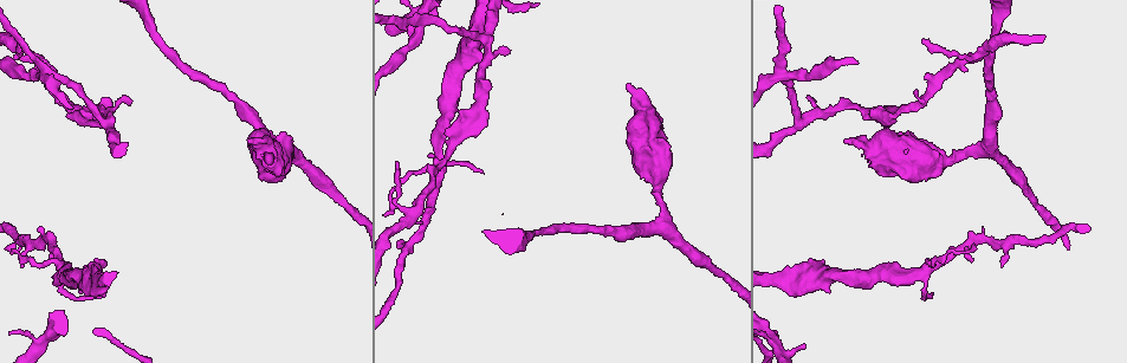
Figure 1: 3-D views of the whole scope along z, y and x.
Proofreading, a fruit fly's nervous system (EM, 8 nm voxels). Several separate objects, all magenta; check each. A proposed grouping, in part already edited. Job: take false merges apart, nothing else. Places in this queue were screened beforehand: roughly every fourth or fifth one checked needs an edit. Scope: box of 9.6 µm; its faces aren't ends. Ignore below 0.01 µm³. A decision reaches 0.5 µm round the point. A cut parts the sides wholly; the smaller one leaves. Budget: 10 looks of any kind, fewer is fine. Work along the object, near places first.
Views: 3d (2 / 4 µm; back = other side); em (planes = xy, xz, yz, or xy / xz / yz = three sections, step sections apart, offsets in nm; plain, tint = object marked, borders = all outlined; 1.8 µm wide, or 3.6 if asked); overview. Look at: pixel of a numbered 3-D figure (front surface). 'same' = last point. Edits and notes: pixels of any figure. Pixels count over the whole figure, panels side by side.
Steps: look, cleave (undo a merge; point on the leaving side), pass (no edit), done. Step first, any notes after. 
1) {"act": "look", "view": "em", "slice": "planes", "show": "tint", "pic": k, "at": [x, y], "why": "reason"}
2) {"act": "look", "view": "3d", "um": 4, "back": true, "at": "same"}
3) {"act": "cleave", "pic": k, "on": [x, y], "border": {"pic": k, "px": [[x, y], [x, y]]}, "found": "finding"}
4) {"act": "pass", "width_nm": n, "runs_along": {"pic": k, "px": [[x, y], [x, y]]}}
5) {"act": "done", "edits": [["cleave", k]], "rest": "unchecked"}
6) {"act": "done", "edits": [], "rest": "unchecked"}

{"act": "look", "view": "em", "slice": "xy", "step": 16, "show": "tint", "pic": 1, "at": [38, 55], "why": "three-way junction"}

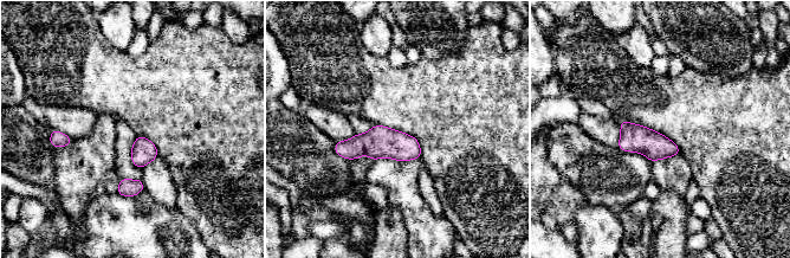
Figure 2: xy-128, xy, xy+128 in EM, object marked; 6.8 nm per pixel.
{"act": "pass", "runs_along": {"pic": 2, "px": [[337, 149], [405, 147], [418, 155]]}, "found": "all the same neuron"}

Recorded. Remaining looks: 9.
{"act": "look", "view": "em", "um": 3.6, "slice": "planes", "show": "tint", "pic": 1, "at": [924, 264], "why": "abrupt turn"}

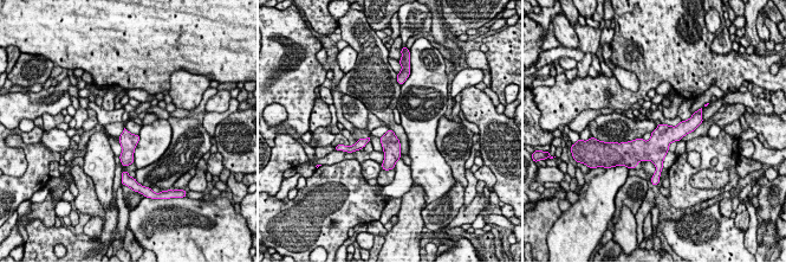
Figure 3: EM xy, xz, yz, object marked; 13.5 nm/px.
{"act": "pass", "found": "one neuron here"}

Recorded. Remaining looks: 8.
{"act": "look", "view": "3d", "um": 4, "pic": 1, "at": [874, 141]}

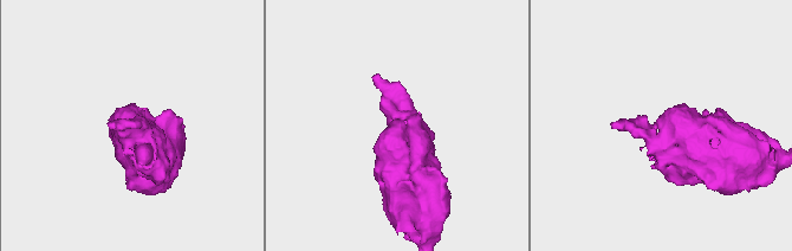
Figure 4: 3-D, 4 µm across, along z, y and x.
{"act": "look", "view": "em", "slice": "planes", "show": "tint", "pic": 4, "at": [666, 121]}

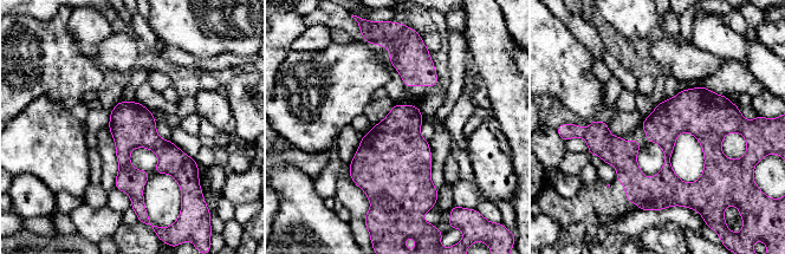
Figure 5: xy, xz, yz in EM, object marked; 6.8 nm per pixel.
{"act": "pass", "runs_along": {"pic": 5, "px": [[733, 119], [685, 119], [656, 181], [591, 131]]}, "found": "all the same neuron"}

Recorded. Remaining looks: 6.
{"act": "look", "view": "3d", "um": 4, "pic": 1, "at": [984, 148], "why": "a fork"}

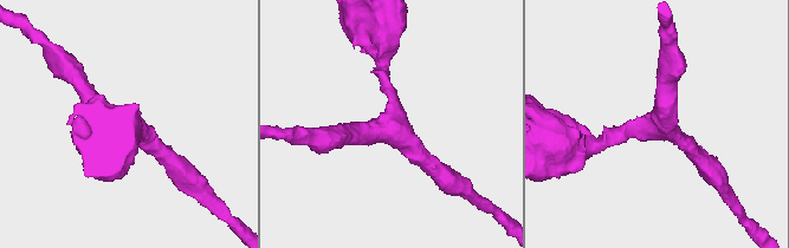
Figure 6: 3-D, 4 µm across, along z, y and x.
{"act": "look", "view": "em", "slice": "xz", "step": 4, "show": "tint", "pic": 6, "at": [655, 124]}

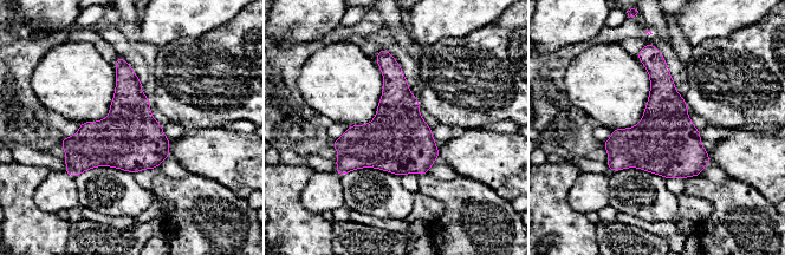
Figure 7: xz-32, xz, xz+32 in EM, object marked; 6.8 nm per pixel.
{"act": "pass", "found": "one neuron here"}

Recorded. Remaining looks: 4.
{"act": "done", "edits": [], "rest": "unchecked"}

